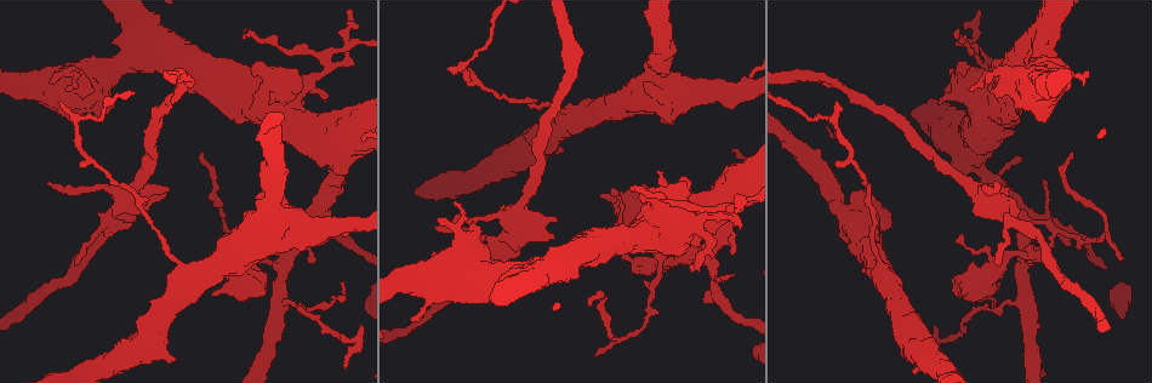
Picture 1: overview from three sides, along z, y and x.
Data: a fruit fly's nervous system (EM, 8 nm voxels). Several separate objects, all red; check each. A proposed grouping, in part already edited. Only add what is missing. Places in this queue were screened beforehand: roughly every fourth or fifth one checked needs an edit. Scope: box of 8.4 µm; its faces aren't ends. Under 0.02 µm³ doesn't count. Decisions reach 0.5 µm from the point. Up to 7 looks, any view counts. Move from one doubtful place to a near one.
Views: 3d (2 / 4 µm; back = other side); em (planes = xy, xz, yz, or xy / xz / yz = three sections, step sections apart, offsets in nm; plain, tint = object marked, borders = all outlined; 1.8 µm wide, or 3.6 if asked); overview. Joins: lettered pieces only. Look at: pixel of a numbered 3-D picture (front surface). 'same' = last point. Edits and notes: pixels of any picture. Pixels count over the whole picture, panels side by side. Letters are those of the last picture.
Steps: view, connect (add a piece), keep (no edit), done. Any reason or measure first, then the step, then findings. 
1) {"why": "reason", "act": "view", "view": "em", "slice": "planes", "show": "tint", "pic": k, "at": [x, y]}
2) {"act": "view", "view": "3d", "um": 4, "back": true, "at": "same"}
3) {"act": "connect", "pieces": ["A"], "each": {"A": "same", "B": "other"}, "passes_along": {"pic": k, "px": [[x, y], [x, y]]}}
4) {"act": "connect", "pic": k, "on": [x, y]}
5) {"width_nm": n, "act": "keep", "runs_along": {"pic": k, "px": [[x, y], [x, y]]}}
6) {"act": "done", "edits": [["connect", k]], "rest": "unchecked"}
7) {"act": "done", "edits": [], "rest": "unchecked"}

{"why": "thick turns thin", "act": "view", "view": "em", "um": 3.6, "slice": "yz", "step": 8, "show": "tint", "pic": 1, "at": [269, 210]}

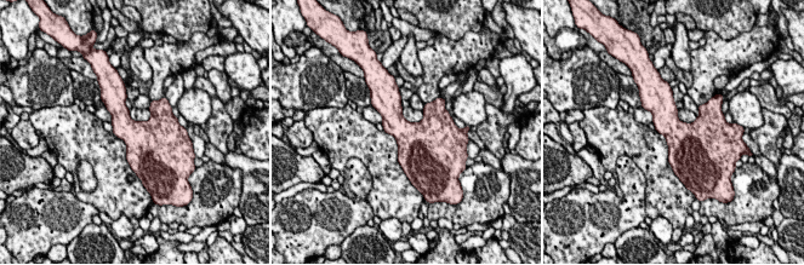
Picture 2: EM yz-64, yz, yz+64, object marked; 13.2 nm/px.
{"act": "view", "view": "em", "um": 3.6, "slice": "planes", "show": "borders", "at": "same"}

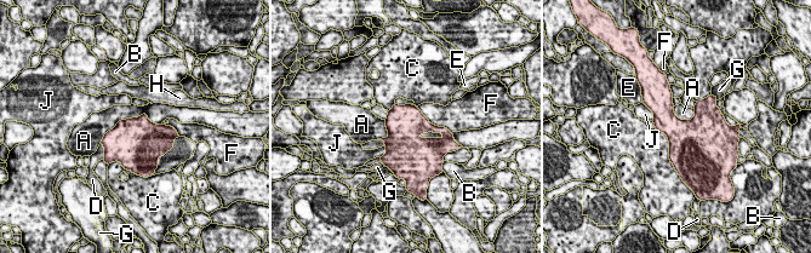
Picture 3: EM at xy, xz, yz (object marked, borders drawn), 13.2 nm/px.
{"longest_contact_nm": ["A", 850], "act": "keep", "each": {"A": "other", "B": "other", "C": "other", "D": "other", "E": "other", "F": "other", "G": "other", "H": "other", "J": "other"}, "border": {"pic": 3, "px": [[160, 124], [121, 119], [98, 143]]}, "found": "no lettered piece goes on from it"}

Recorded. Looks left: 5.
{"why": "tapers out", "act": "view", "view": "3d", "um": 4, "back": true, "pic": 1, "at": [691, 267]}

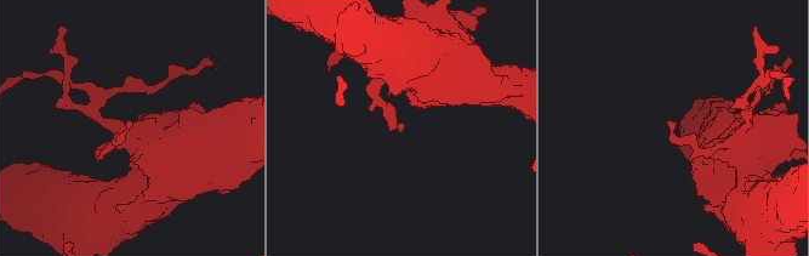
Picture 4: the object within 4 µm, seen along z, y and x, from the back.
{"act": "view", "view": "em", "slice": "xy", "step": 4, "show": "tint", "pic": 4, "at": [404, 125]}

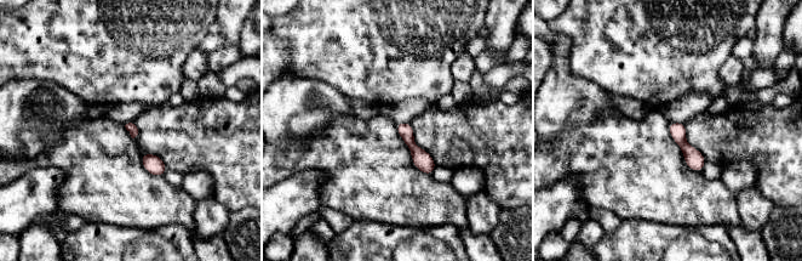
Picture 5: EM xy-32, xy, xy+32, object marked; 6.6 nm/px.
{"why": "another direction", "act": "view", "view": "em", "slice": "planes", "show": "borders", "at": "same"}

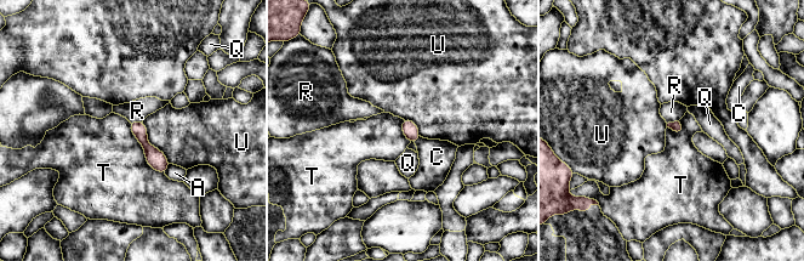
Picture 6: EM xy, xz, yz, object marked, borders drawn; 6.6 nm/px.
{"act": "connect", "pieces": ["C"], "each": {"A": "other", "C": "same", "Q": "other", "R": "other", "T": "other", "U": "other"}, "passes_along": {"pic": 6, "px": [[410, 130], [416, 140], [437, 157]]}, "found": "the neuron continues"}

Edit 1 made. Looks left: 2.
{"act": "done", "edits": [["connect", 6]], "rest": "unchecked"}

